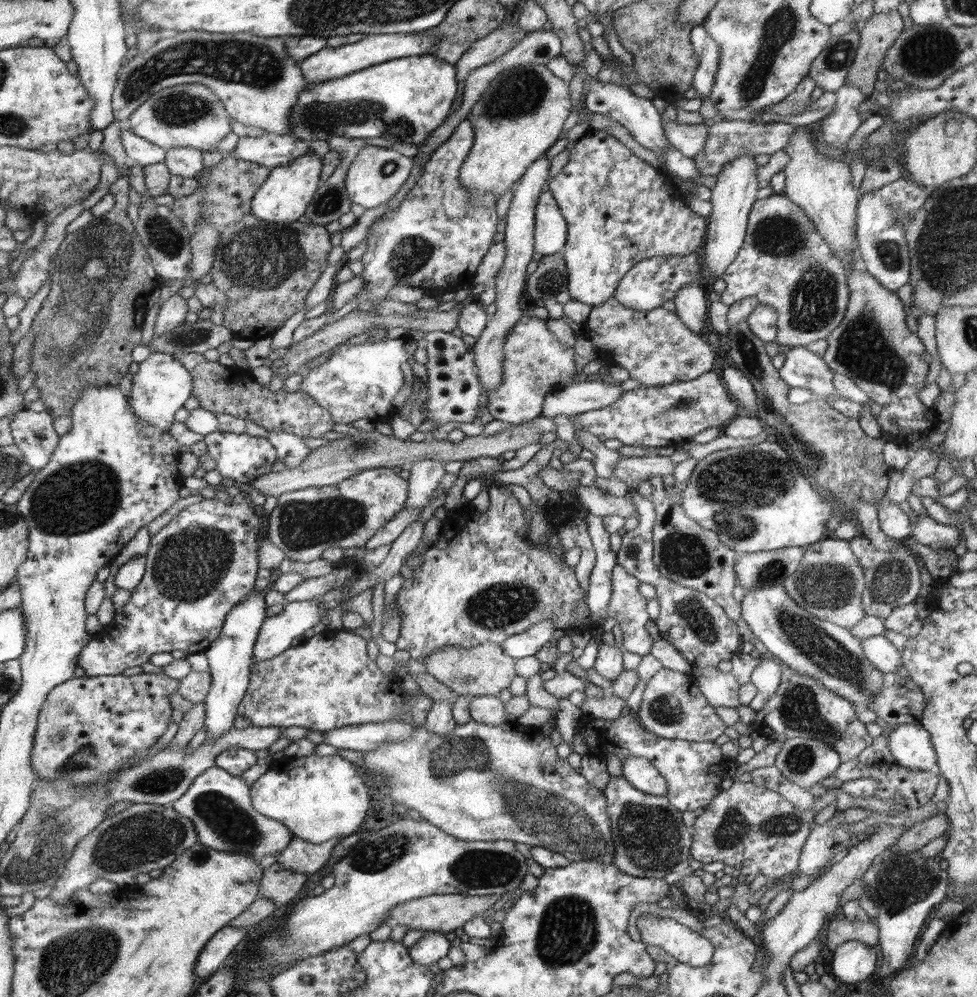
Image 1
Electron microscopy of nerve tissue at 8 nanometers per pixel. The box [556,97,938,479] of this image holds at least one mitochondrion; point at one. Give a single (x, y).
(812, 304)

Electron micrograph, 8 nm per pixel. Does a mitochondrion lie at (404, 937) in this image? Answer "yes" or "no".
no

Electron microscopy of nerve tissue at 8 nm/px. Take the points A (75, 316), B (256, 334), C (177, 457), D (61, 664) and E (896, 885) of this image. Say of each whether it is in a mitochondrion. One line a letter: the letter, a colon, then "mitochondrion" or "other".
A: mitochondrion
B: other
C: other
D: other
E: mitochondrion

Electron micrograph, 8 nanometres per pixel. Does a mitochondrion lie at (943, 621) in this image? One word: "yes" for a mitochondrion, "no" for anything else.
no

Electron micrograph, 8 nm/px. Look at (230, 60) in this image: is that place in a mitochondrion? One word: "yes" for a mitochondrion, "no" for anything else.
yes

